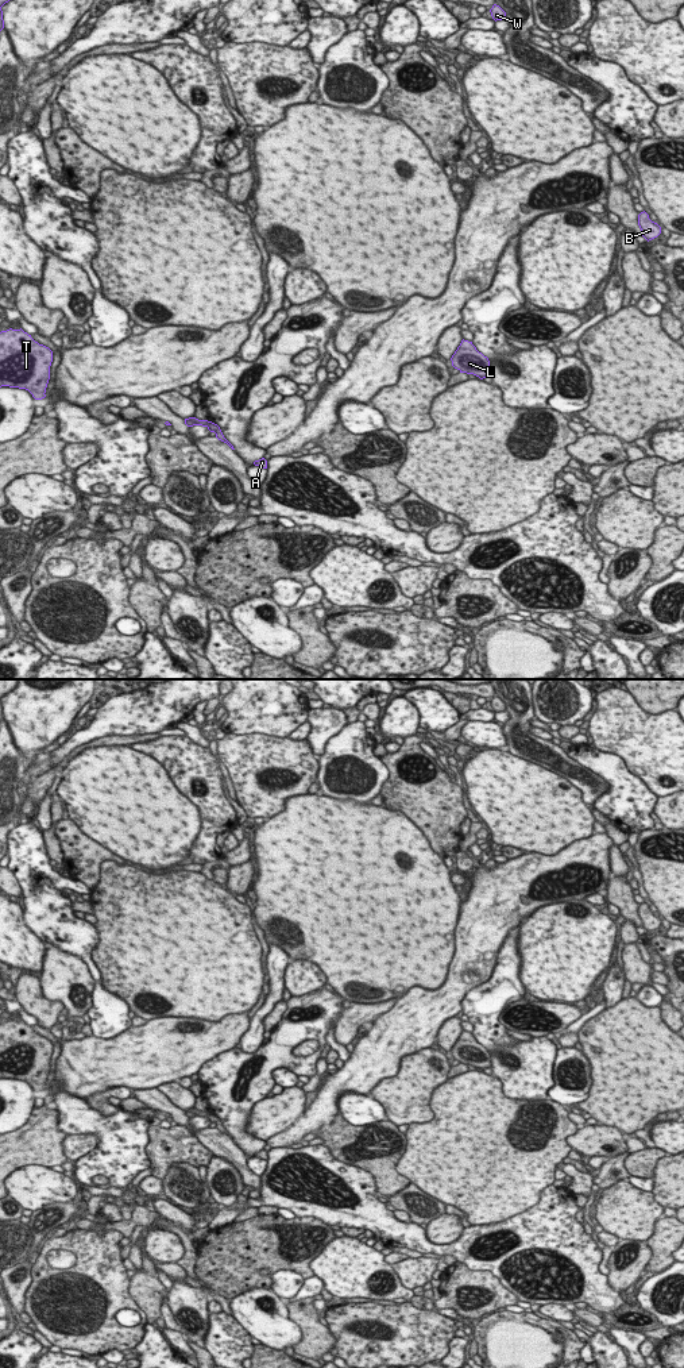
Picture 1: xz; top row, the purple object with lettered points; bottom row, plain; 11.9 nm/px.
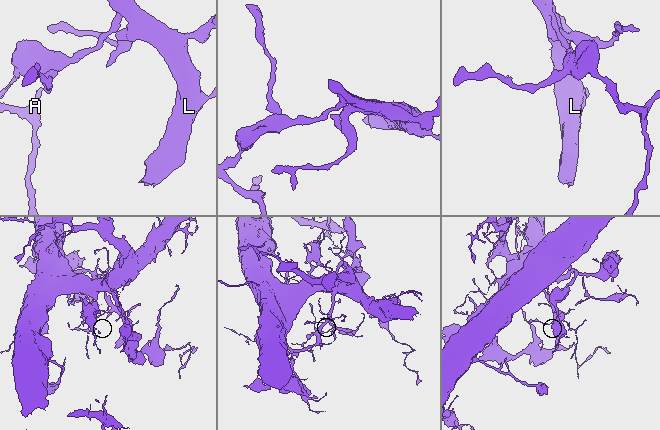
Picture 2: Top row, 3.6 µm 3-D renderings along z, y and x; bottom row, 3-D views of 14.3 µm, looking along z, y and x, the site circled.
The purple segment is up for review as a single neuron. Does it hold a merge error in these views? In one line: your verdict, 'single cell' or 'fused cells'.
fused cells

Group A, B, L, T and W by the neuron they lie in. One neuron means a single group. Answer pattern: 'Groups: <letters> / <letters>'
Groups: A / B L T W

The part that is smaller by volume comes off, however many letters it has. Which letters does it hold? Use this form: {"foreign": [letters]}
{"foreign": ["A"]}

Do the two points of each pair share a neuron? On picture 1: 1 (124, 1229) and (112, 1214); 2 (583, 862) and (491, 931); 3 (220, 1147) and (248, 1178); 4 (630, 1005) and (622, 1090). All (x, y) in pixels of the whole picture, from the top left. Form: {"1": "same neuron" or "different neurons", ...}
{"1": "different neurons", "2": "same neuron", "3": "same neuron", "4": "same neuron"}

